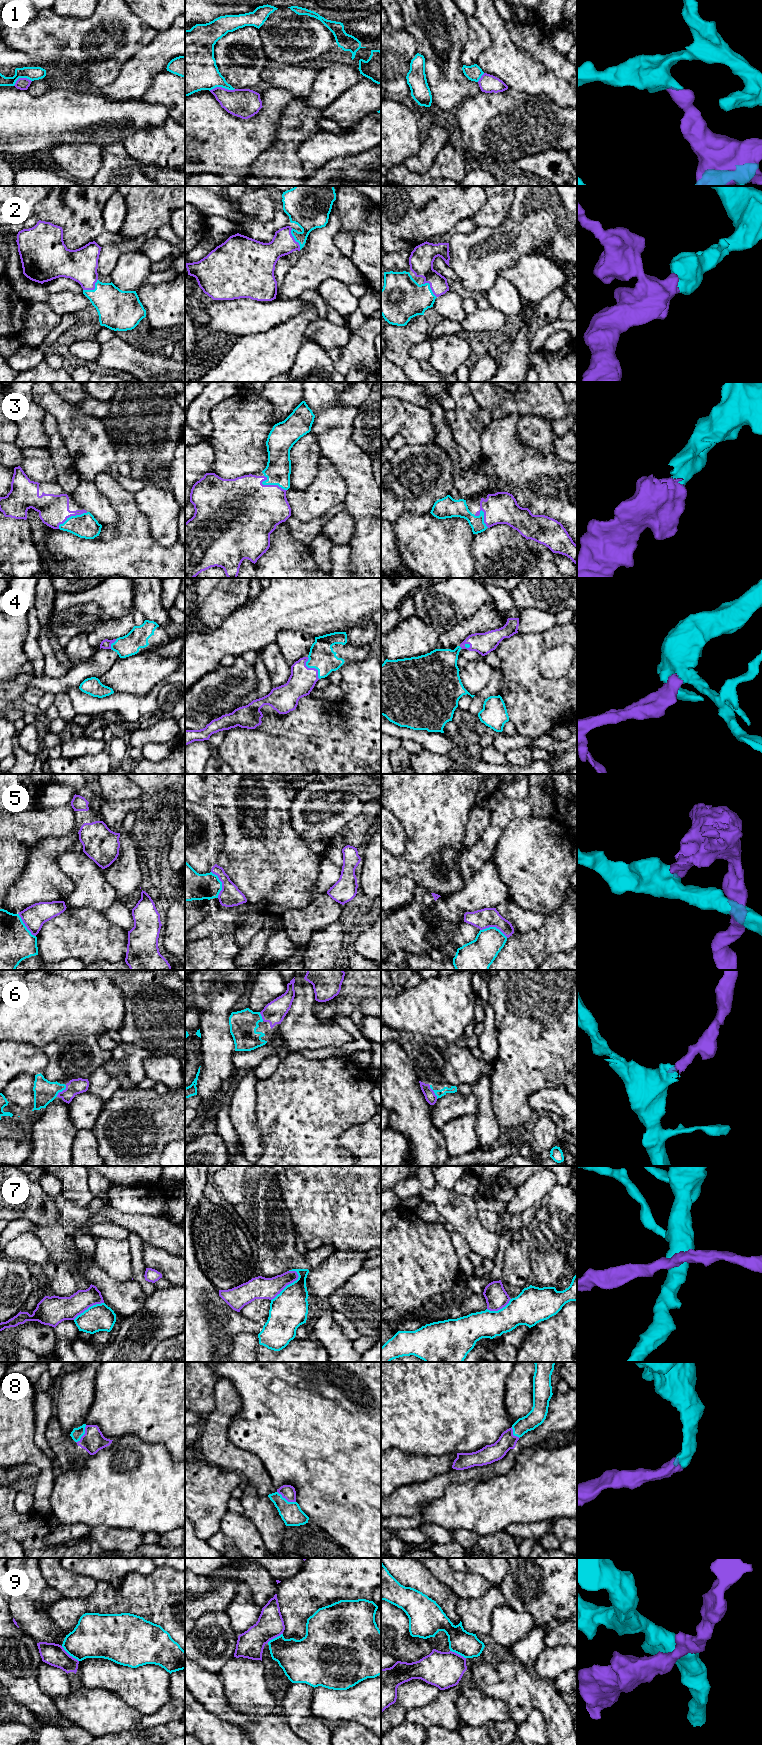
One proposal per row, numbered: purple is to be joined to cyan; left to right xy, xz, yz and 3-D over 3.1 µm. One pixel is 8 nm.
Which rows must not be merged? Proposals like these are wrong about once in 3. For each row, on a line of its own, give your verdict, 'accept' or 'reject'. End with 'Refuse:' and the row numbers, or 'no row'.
1: reject
2: accept
3: accept
4: accept
5: reject
6: accept
7: reject
8: accept
9: reject
Refuse: 1, 5, 7, 9

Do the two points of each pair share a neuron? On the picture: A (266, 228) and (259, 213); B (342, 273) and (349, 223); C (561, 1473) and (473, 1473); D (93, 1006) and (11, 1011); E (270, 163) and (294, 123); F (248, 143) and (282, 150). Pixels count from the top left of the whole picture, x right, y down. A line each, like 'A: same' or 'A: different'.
A: different
B: different
C: different
D: same
E: same
F: different

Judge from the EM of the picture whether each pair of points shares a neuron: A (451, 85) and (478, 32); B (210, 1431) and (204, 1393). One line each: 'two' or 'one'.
A: two
B: two

